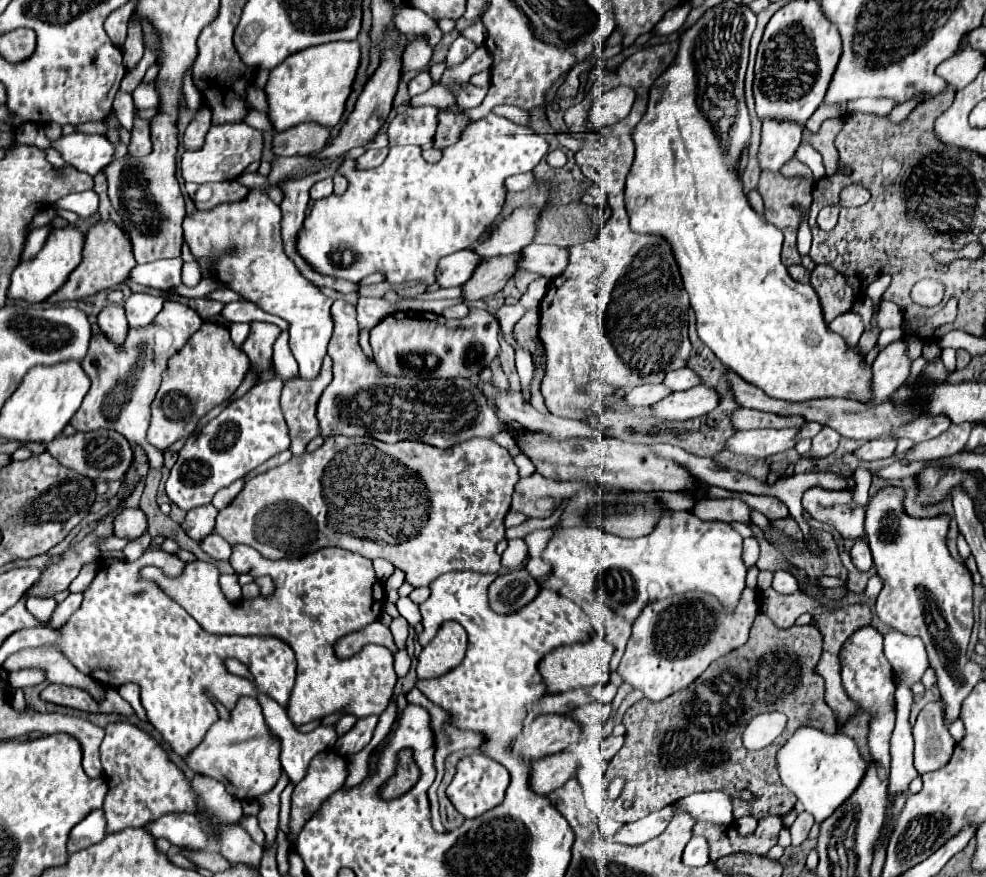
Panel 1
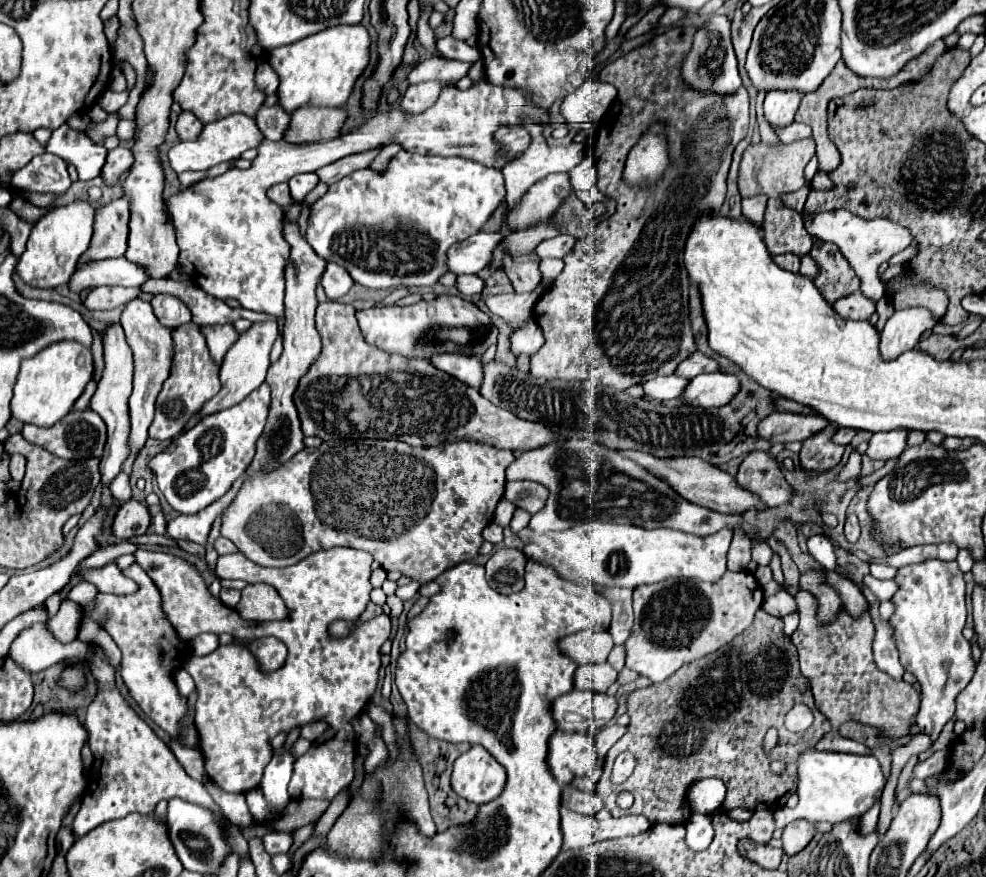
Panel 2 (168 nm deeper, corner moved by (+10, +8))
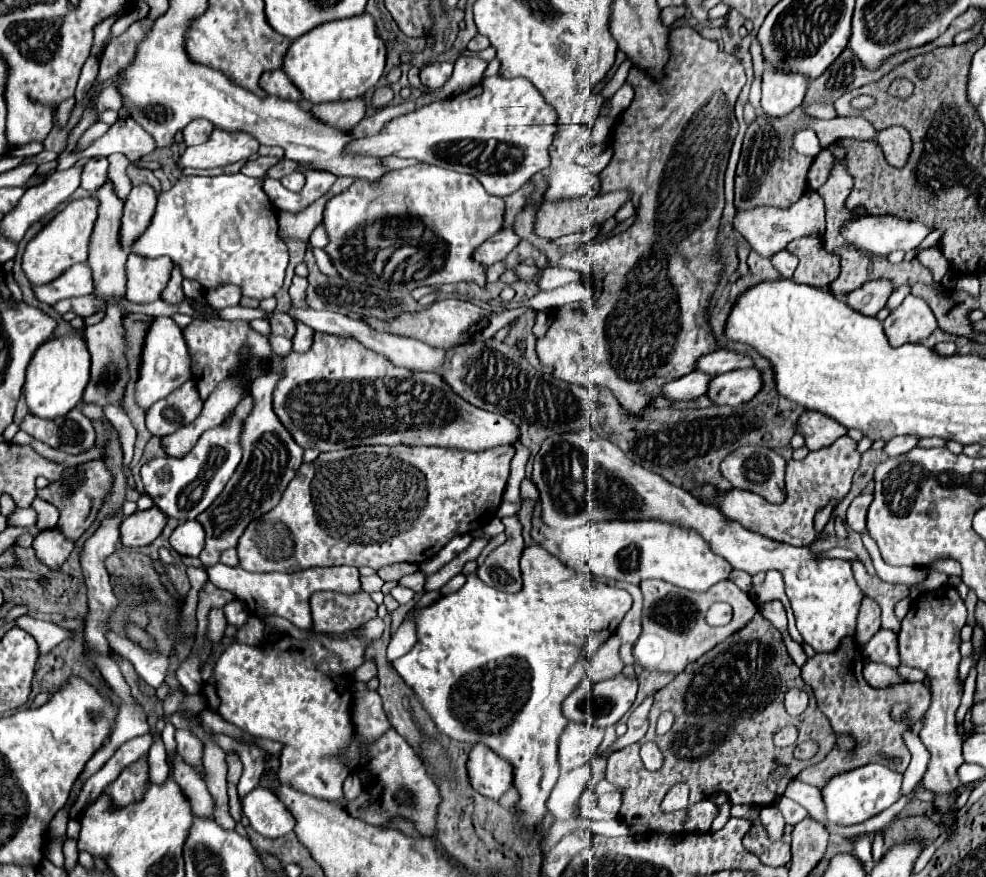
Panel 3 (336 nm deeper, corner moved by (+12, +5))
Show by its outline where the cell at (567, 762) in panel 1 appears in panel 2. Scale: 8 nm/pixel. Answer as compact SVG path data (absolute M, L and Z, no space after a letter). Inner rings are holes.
M557 730L549 740L547 762L561 784L571 782L575 776L583 776L597 762L593 738L589 734Z

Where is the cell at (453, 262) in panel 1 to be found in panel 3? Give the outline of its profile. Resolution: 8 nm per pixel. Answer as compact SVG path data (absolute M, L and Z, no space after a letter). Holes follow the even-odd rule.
M503 229L495 237L487 239L479 249L475 249L475 261L479 265L493 265L499 263L521 239L513 233L513 229Z

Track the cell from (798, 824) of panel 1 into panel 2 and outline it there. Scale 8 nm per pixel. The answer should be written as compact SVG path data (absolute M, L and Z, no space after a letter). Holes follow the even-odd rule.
M791 822L785 830L783 830L783 850L787 856L793 856L797 852L801 852L815 836L817 826L811 822Z

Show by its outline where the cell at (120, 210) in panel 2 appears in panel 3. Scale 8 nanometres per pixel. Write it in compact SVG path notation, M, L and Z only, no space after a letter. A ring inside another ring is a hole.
M139 185L131 189L129 197L123 203L123 229L119 229L119 233L123 233L125 251L131 249L131 241L135 241L135 237L141 237L143 229L147 229L147 225L151 223L151 217L155 213L155 203L157 195L153 187Z

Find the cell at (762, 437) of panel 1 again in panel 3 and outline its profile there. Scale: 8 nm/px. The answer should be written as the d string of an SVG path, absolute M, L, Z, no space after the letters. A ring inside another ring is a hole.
M805 411L797 421L797 433L805 437L805 447L815 451L815 449L831 445L835 439L845 435L847 429L827 415Z

